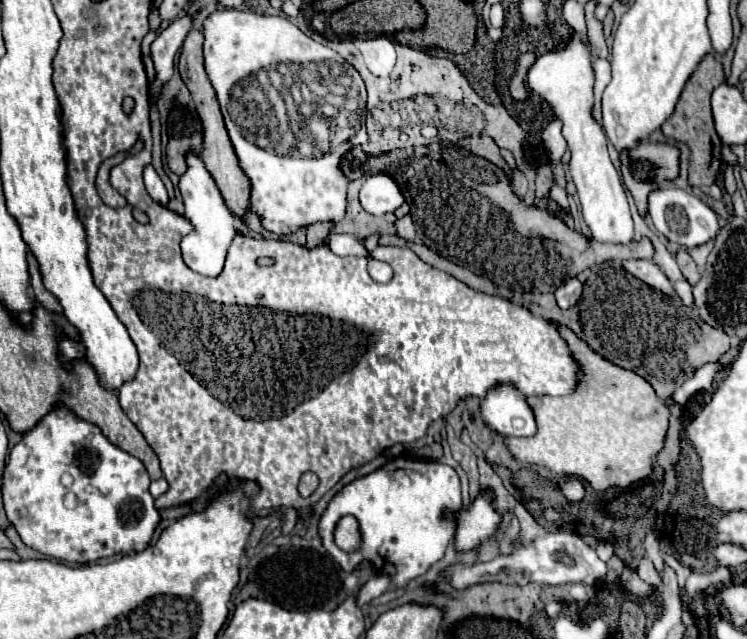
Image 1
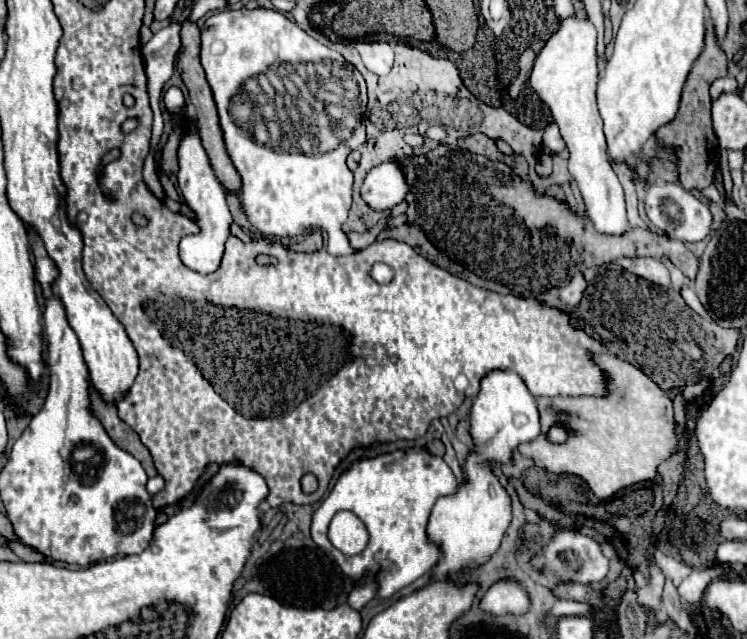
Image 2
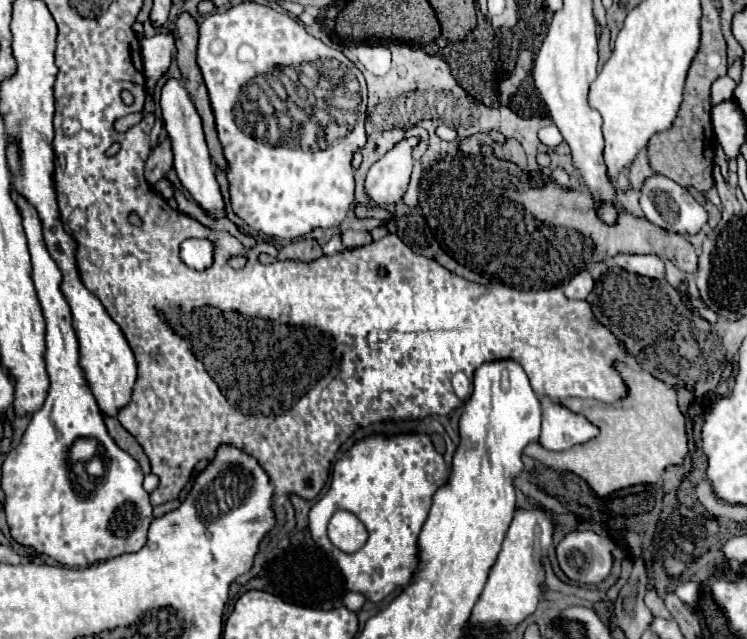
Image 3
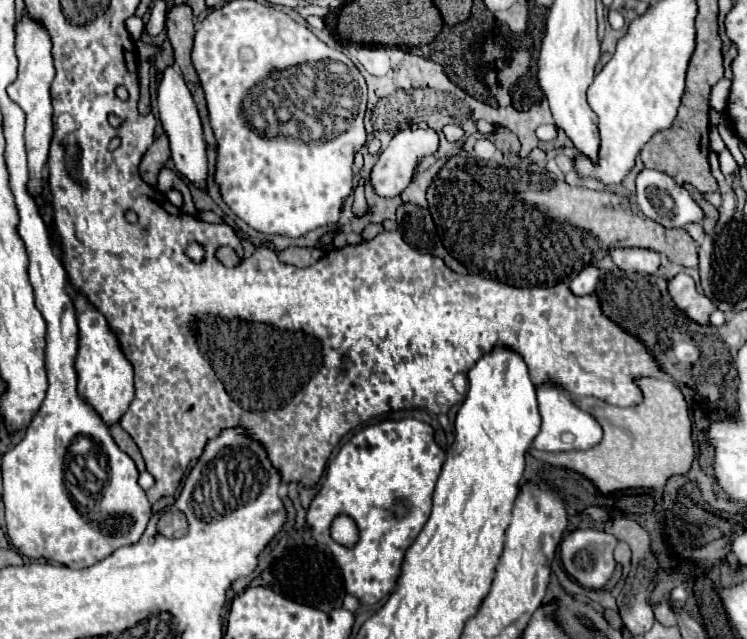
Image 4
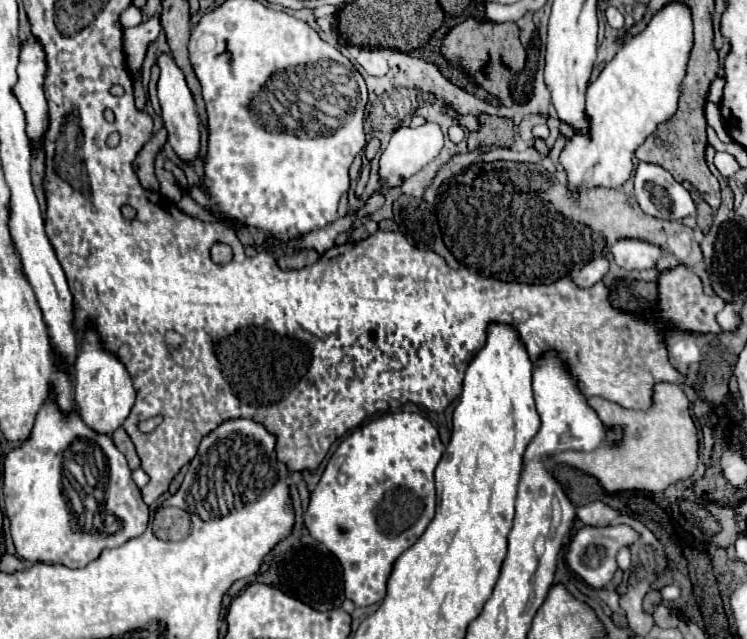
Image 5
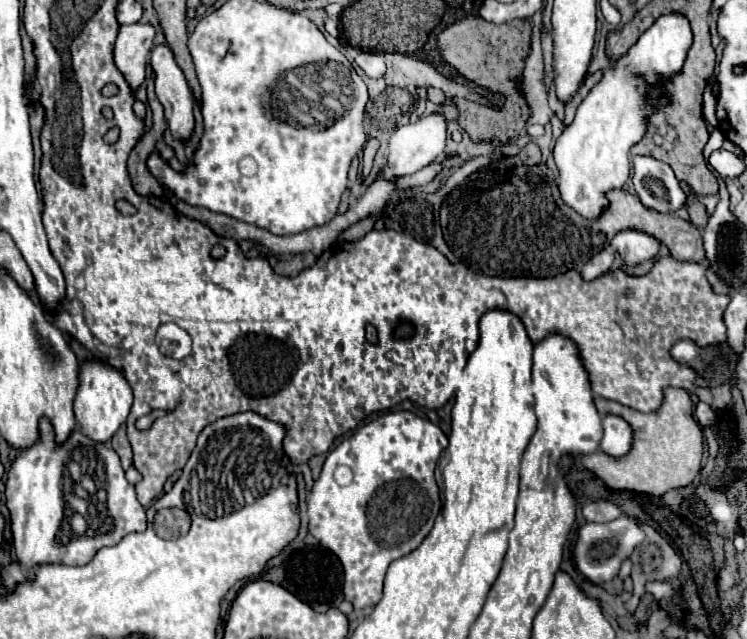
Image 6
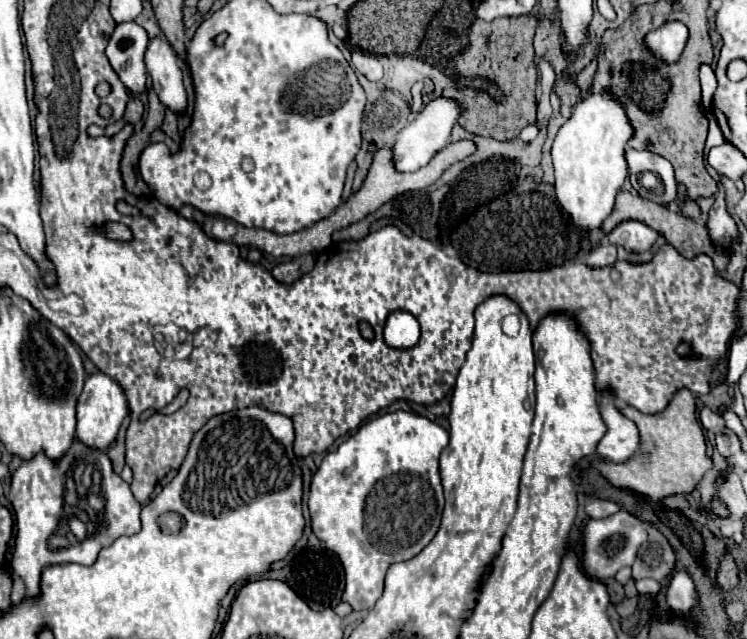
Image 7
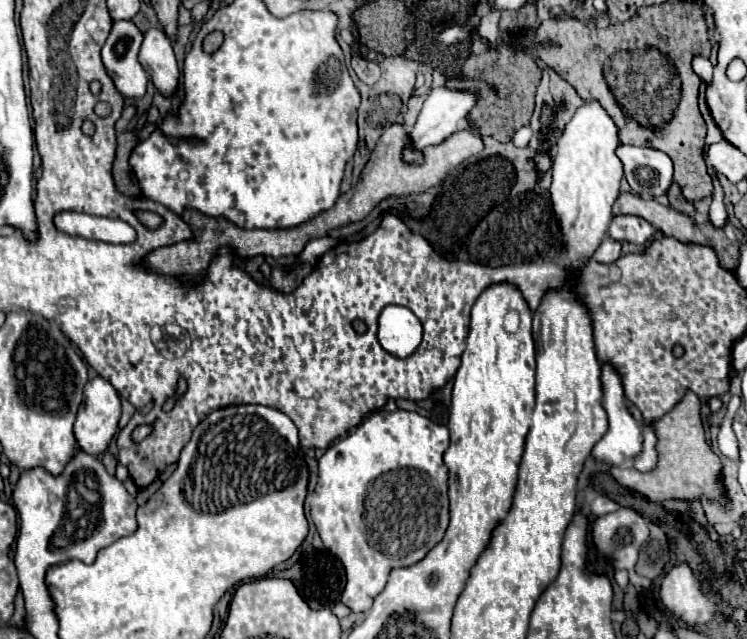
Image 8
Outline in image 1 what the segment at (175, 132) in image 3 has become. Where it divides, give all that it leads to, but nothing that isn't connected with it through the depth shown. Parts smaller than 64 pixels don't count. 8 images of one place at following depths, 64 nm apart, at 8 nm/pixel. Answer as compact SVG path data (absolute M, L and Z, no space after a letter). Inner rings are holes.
M186 152L186 172L180 176L180 194L186 206L184 218L194 224L194 232L182 238L182 258L190 270L202 276L218 276L218 272L222 272L224 268L224 258L230 240L236 236L236 220L228 210L214 178L206 170L204 160L198 152Z

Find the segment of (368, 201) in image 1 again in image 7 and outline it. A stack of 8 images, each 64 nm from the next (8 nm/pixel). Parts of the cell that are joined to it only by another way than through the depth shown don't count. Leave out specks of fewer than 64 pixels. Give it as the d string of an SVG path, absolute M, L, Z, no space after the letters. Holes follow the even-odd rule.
M432 98L416 116L416 120L412 124L408 124L406 128L400 130L400 134L396 136L396 144L394 144L394 164L400 172L414 172L422 166L426 166L434 152L442 150L448 142L450 142L450 134L452 128L458 124L458 118L462 114L462 104L454 98Z

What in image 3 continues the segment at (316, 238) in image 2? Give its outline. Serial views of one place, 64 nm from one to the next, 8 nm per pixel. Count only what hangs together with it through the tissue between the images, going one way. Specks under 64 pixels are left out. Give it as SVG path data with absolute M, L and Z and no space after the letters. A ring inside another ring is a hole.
M298 240L288 244L286 248L280 248L278 258L280 260L300 260L300 262L312 262L322 256L322 248L316 240Z

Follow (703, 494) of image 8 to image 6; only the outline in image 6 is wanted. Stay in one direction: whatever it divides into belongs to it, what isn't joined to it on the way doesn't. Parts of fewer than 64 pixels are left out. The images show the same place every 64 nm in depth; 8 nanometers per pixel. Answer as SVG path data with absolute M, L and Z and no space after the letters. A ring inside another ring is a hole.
M666 388L662 408L650 414L642 414L634 408L626 408L624 404L602 398L596 398L596 408L600 414L622 416L634 430L634 444L626 456L614 460L612 456L596 452L582 458L582 464L600 476L608 488L664 496L668 490L688 486L702 470L704 436L698 422L694 420L694 404L688 390Z

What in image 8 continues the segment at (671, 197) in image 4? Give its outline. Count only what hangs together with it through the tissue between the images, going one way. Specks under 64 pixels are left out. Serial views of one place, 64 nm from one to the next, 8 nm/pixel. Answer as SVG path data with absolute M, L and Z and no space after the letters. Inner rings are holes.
M618 144L616 156L622 162L624 176L630 188L642 198L662 196L672 184L672 160L668 154L654 148L638 148Z

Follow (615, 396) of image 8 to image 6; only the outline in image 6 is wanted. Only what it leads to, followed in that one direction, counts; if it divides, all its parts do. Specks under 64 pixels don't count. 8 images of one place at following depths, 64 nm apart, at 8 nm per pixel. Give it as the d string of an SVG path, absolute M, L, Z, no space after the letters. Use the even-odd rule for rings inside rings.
M614 414L602 416L602 426L604 426L604 438L602 438L600 450L612 458L626 456L634 442L632 426L624 418Z

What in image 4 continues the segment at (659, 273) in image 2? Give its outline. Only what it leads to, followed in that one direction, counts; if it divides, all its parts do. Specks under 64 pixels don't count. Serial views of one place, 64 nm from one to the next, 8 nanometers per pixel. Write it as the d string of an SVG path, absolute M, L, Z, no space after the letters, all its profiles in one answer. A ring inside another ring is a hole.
M614 248L612 262L624 272L654 274L660 266L660 254L648 248Z

